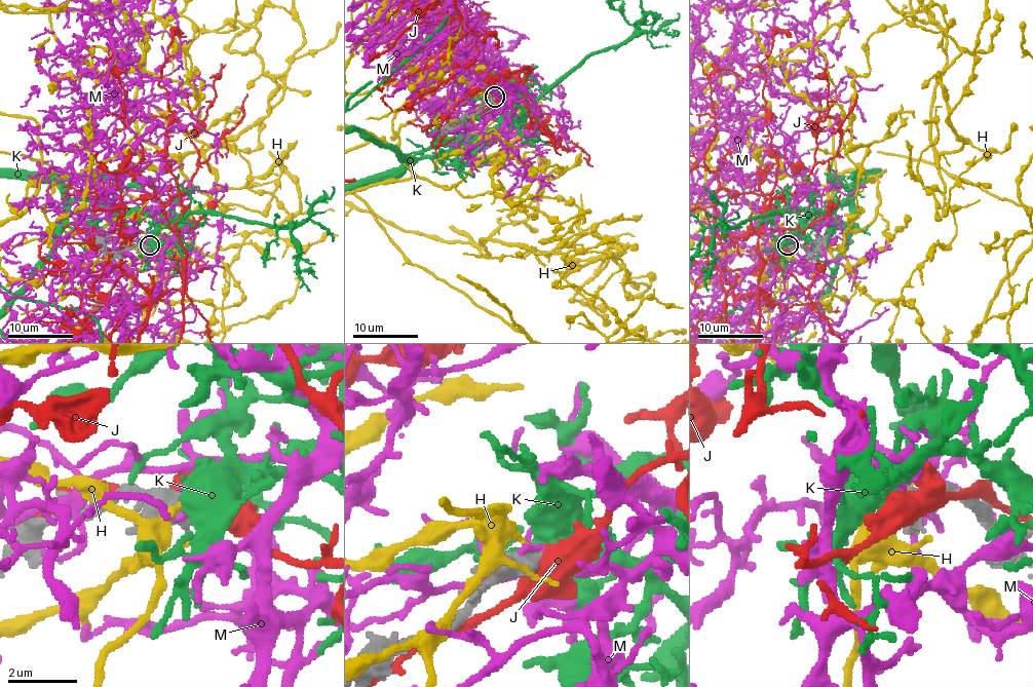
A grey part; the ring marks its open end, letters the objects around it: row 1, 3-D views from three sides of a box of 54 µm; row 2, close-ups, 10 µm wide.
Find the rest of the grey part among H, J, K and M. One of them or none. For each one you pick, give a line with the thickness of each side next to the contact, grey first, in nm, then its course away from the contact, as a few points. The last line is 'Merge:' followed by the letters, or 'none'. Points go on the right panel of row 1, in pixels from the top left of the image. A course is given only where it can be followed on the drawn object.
K: Thickness 480 nm (grey) against 750 nm
Merge: K

